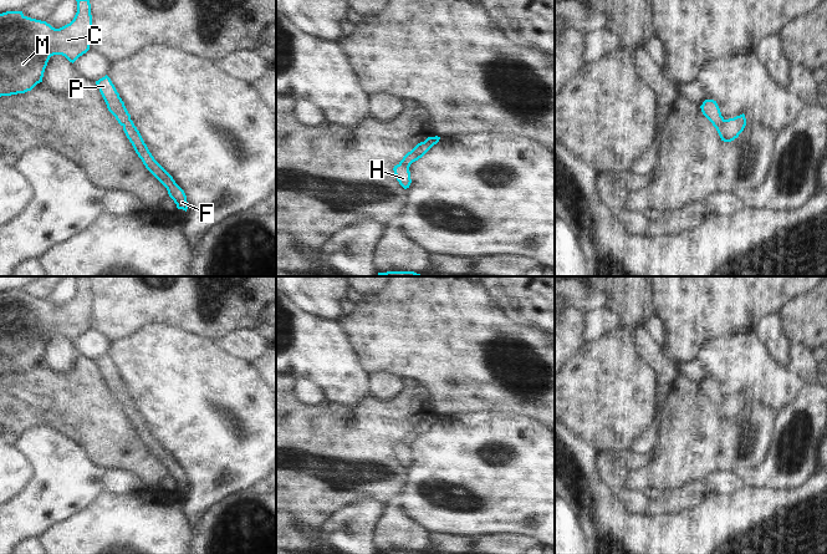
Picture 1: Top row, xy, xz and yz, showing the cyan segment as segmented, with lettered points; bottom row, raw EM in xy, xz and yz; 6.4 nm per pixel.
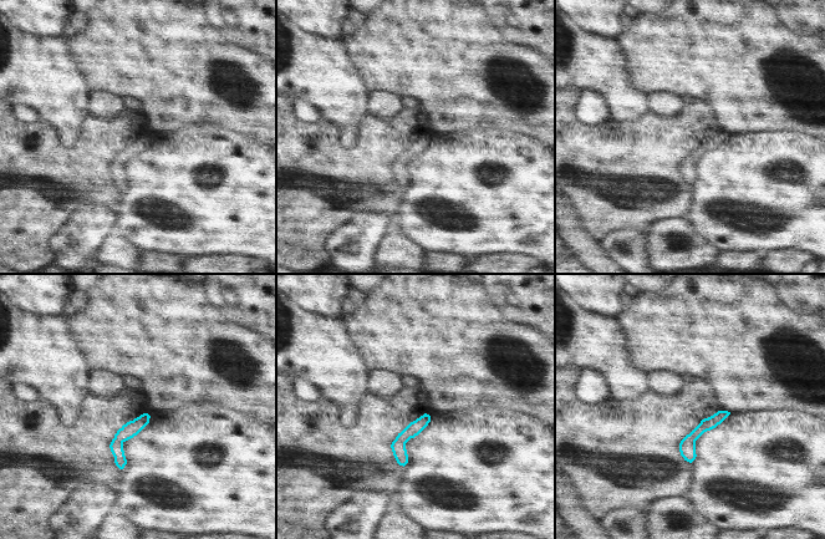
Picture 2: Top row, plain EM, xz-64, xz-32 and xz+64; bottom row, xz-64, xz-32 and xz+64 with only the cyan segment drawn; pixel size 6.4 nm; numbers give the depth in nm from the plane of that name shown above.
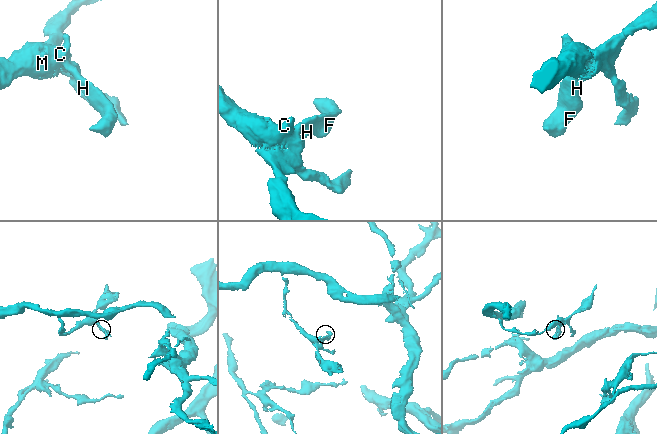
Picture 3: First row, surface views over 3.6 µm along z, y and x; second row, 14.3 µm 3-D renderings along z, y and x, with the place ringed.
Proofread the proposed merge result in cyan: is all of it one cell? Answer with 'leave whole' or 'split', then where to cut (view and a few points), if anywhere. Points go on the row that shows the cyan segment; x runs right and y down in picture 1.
leave whole | no cut

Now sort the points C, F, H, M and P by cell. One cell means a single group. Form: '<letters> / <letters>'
C F H M P

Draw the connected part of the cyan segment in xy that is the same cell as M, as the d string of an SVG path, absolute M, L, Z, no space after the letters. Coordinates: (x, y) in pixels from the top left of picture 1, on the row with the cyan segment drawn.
M76 0L73 20L55 29L46 21L27 17L22 11L0 14L0 97L25 93L42 82L47 62L53 55L62 55L70 62L90 50L92 40L92 15L90 0Z

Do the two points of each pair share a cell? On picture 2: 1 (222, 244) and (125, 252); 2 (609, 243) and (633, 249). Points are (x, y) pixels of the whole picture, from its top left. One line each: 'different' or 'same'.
1: different
2: same

